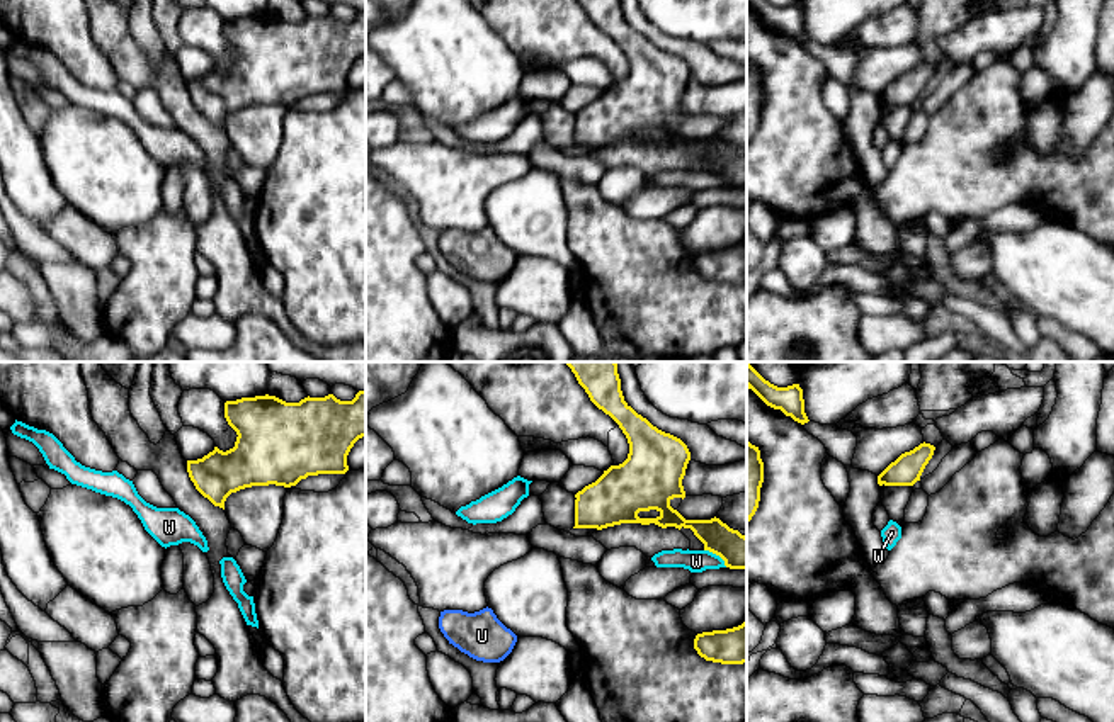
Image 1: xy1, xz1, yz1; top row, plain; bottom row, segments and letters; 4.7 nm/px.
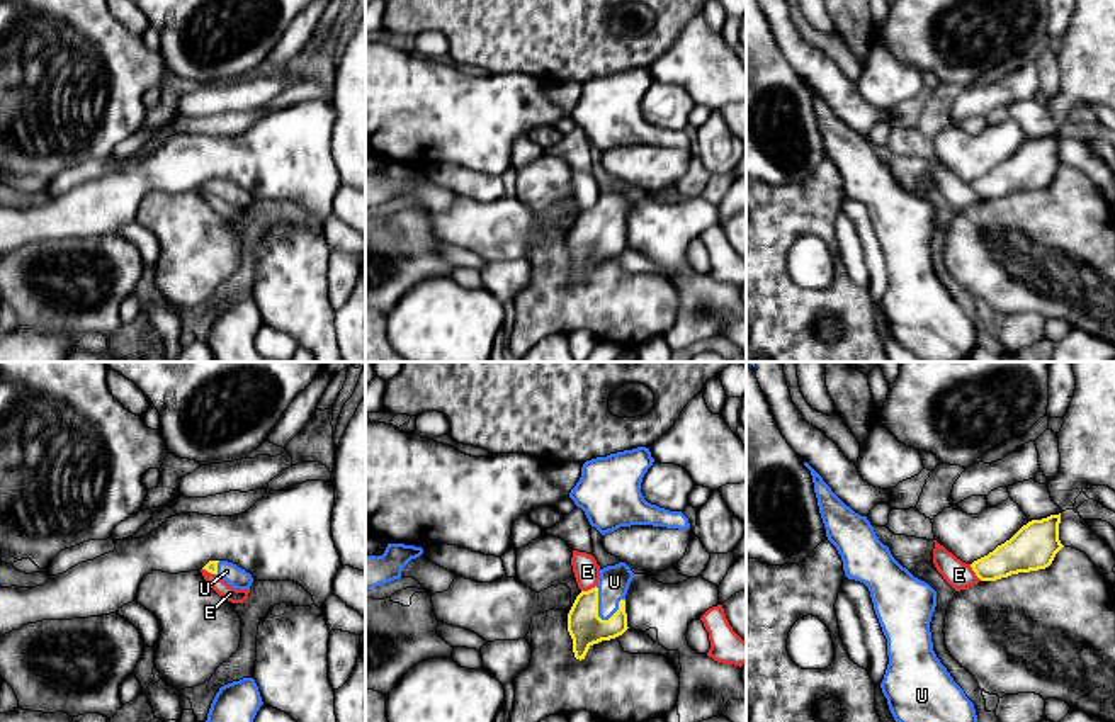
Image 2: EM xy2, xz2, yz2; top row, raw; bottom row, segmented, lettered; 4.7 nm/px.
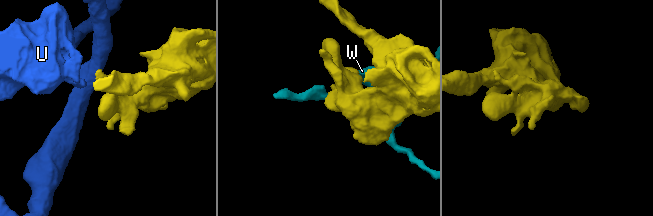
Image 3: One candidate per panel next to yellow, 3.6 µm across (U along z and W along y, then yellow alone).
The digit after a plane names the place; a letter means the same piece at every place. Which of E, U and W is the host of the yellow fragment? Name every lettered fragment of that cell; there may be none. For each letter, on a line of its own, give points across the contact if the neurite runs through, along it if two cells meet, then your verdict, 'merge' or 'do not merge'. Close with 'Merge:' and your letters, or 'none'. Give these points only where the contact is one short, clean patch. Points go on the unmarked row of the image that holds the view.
E: do not merge
U: across xz2 (585, 247), (597, 233), (597, 225), (611, 211), (614, 201) | merge
W: do not merge
Merge: U

